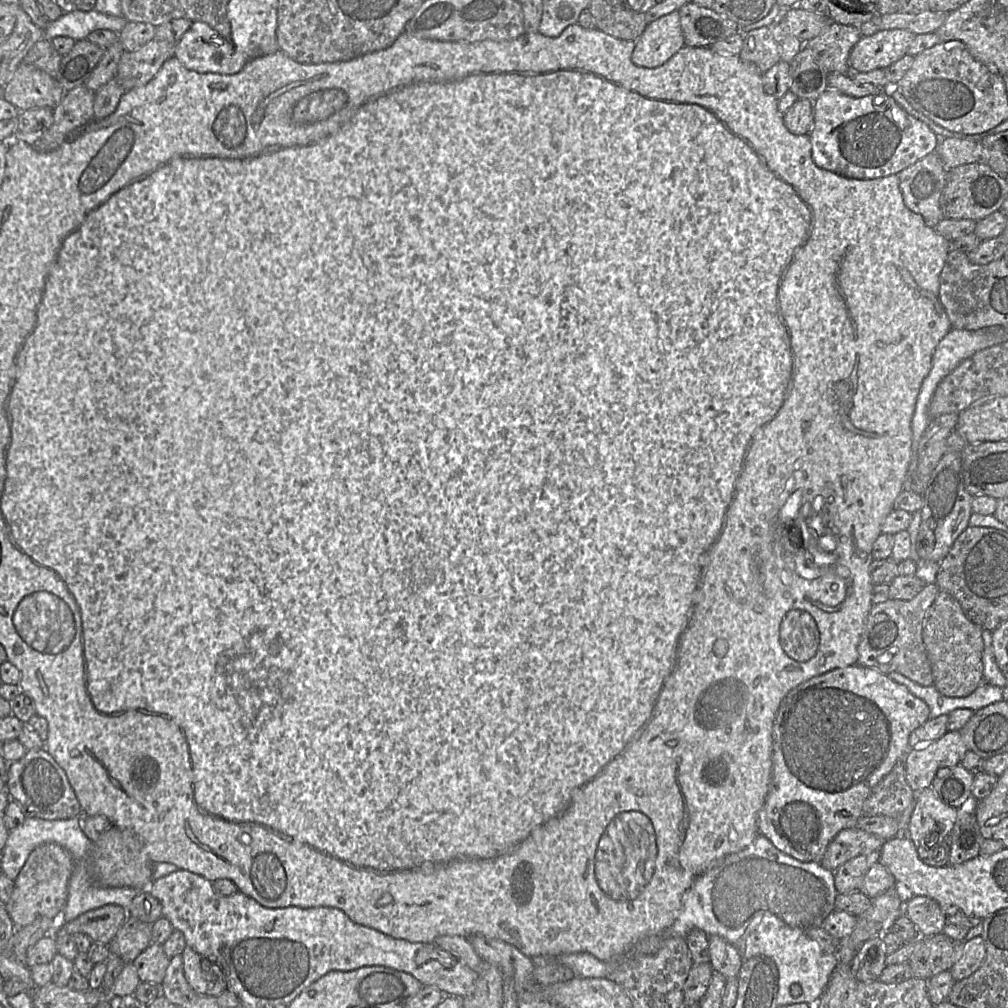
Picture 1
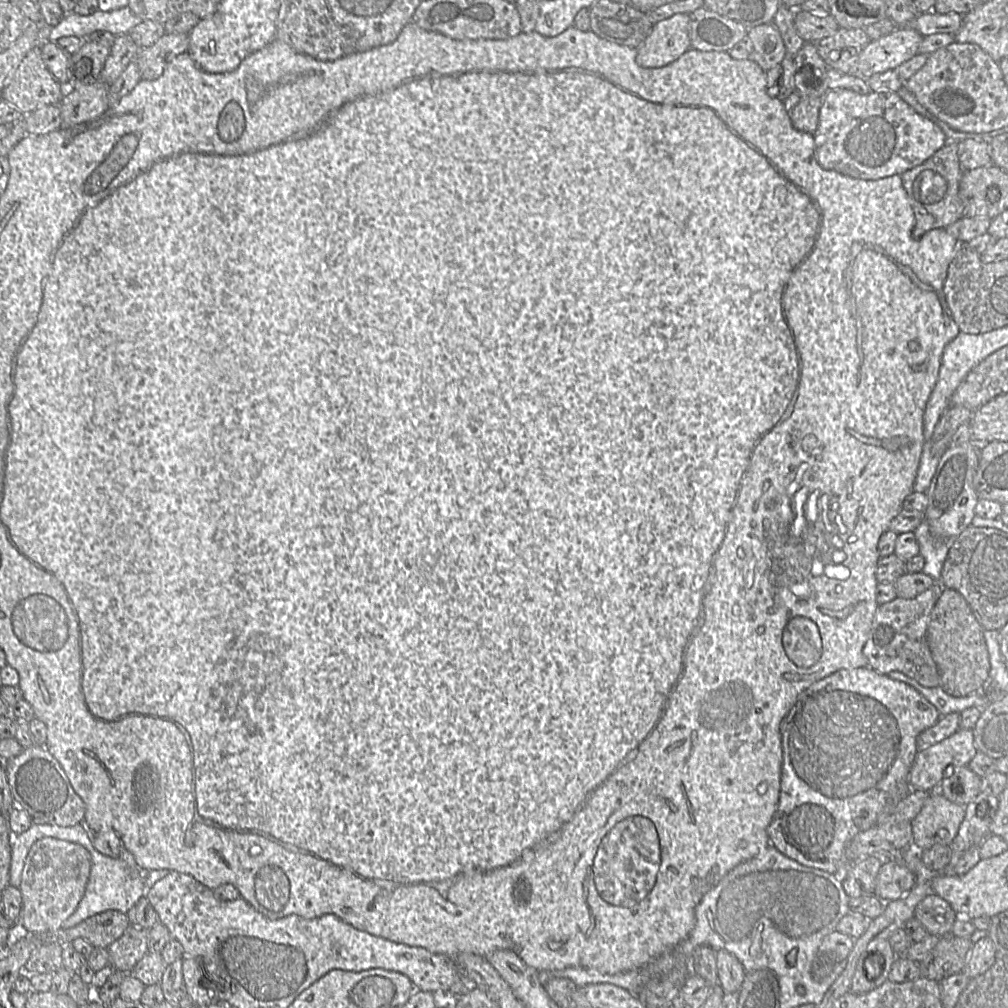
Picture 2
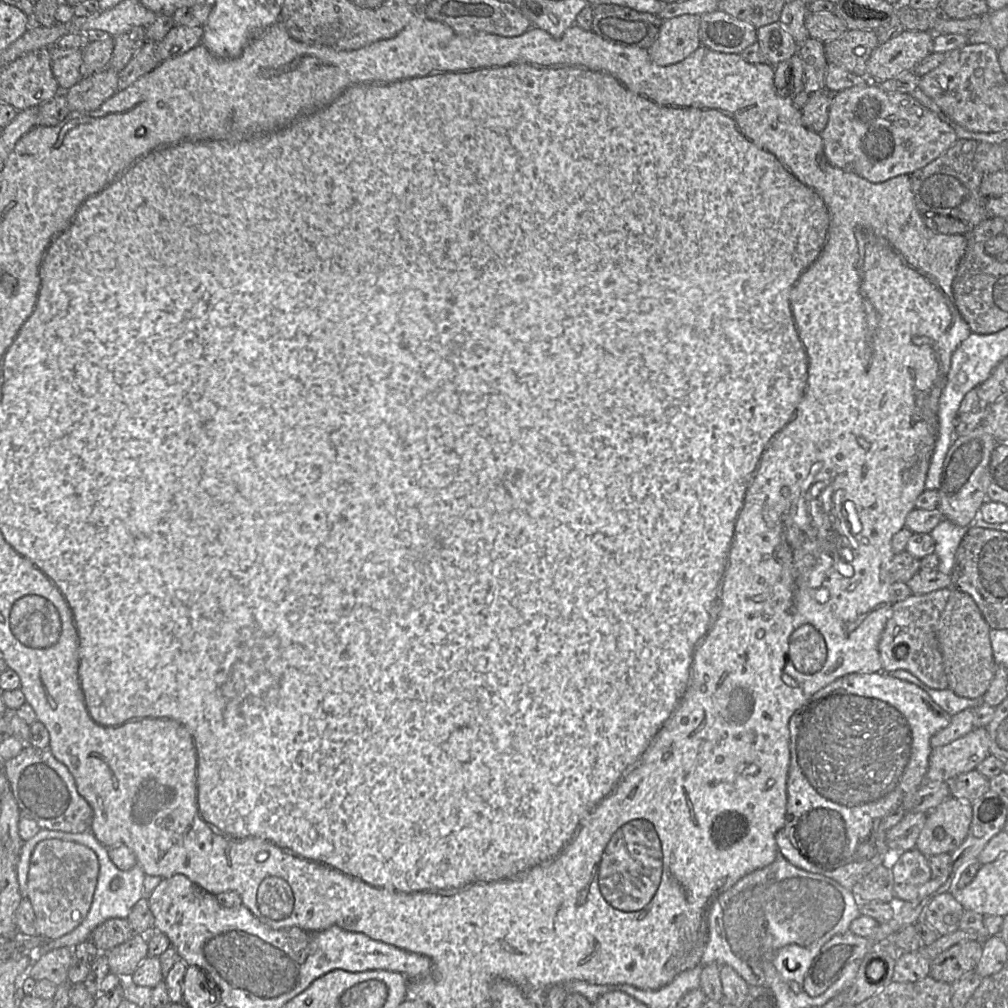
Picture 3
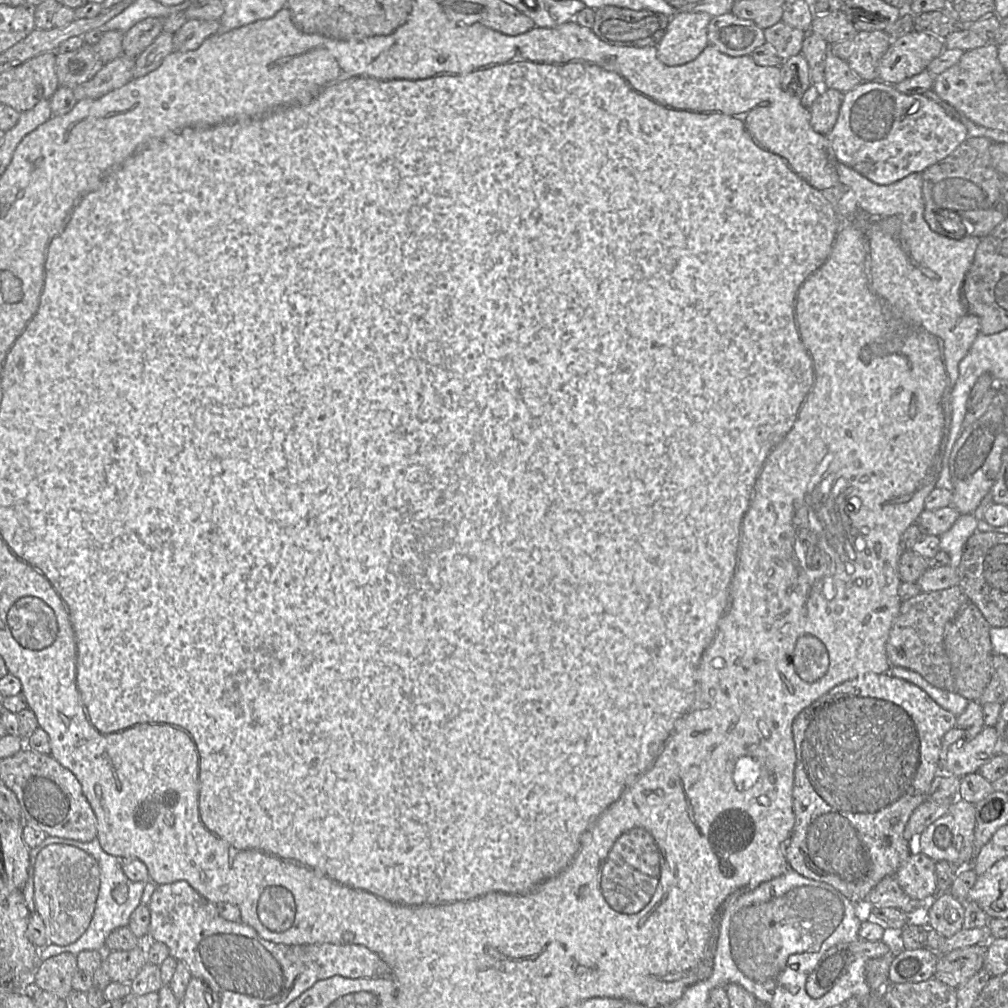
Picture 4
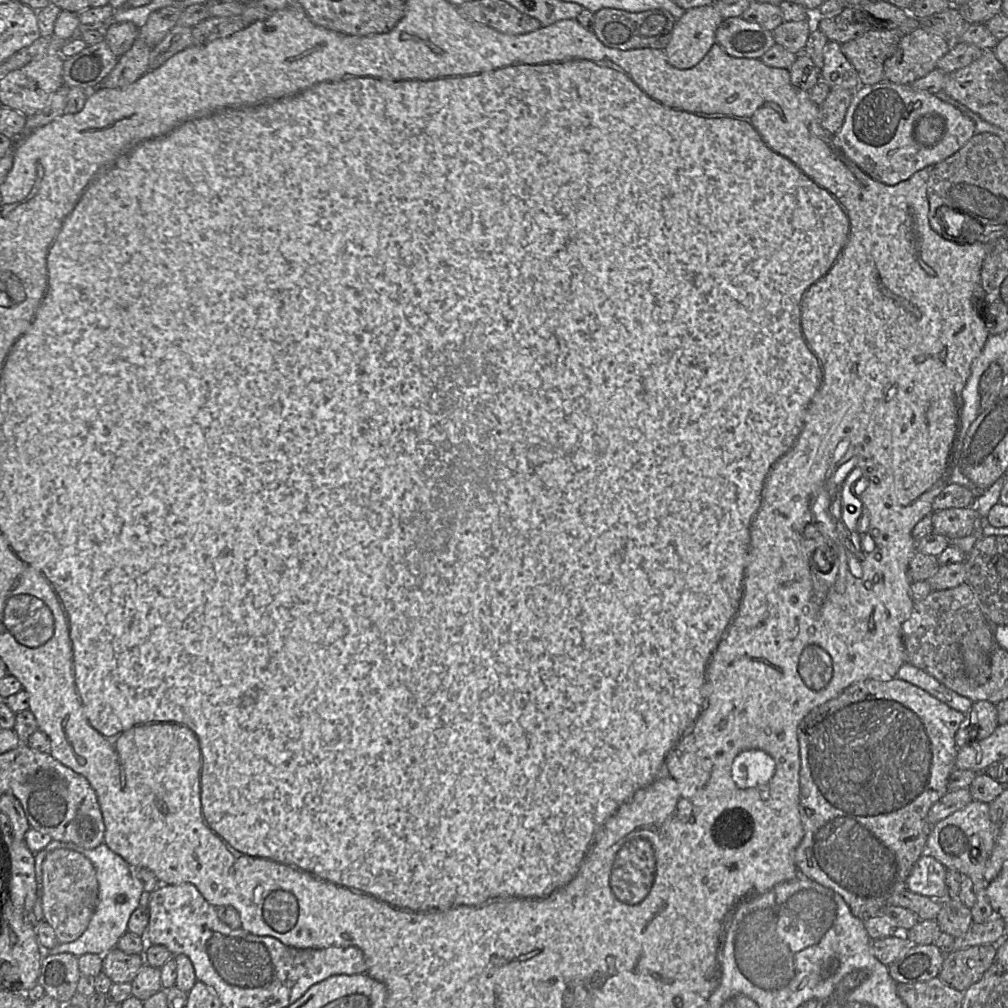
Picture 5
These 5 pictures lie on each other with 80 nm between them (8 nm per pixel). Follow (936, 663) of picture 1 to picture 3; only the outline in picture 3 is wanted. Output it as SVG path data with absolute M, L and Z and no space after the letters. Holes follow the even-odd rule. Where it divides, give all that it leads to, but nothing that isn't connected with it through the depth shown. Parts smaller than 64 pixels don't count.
M951 587L948 601L938 622L937 640L943 658L948 688L958 696L981 699L991 683L996 663L989 631L990 626L971 596L957 587Z

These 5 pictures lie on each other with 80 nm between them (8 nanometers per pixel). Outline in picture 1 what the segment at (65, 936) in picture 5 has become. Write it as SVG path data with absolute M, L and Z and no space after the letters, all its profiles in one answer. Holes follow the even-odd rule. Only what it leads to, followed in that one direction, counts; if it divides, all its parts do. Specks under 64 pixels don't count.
M43 843L30 853L14 880L13 892L5 905L16 928L25 927L41 916L59 920L67 903L68 885L73 867L71 854L56 843Z

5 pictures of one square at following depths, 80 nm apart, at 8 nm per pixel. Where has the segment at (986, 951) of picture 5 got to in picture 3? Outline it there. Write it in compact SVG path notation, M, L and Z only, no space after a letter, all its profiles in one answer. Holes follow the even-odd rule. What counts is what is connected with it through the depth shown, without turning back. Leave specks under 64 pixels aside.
M973 940L959 942L931 960L929 976L951 984L975 969L982 950L983 942Z

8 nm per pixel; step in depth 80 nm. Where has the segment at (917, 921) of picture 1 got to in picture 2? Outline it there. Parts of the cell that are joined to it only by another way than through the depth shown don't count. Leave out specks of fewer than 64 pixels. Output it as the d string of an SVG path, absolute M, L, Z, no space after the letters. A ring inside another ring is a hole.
M930 893L917 905L914 918L923 924L930 935L940 937L951 934L958 914L946 900Z

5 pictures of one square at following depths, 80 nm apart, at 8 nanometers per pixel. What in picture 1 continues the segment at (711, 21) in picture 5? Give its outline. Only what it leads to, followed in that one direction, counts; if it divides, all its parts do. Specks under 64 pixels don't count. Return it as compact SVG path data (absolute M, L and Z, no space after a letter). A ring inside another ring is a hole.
M673 11L649 23L635 41L632 62L640 67L657 68L685 45L680 14Z

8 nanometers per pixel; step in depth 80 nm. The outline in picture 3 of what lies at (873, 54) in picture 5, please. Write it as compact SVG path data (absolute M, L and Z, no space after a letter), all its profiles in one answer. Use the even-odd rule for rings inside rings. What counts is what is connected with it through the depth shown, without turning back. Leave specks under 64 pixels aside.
M847 30L837 39L824 42L824 52L828 63L866 77L867 61L879 44L875 31Z

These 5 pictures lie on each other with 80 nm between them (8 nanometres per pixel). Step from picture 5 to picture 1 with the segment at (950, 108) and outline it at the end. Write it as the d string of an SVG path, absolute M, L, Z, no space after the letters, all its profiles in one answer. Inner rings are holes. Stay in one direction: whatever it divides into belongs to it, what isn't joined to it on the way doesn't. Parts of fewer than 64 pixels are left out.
M889 85L879 93L864 97L852 97L838 90L825 90L814 101L814 122L809 138L812 159L818 167L855 179L876 179L897 174L934 152L940 141L940 137L927 124L908 114L893 99Z

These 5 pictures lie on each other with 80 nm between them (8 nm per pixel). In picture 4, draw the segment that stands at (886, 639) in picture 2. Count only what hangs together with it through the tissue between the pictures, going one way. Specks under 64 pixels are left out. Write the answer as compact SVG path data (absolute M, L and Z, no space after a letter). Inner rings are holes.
M959 585L932 592L920 592L902 602L886 643L886 654L891 666L910 669L931 685L956 692L950 659L944 646L944 632L947 624L968 602L969 598Z

